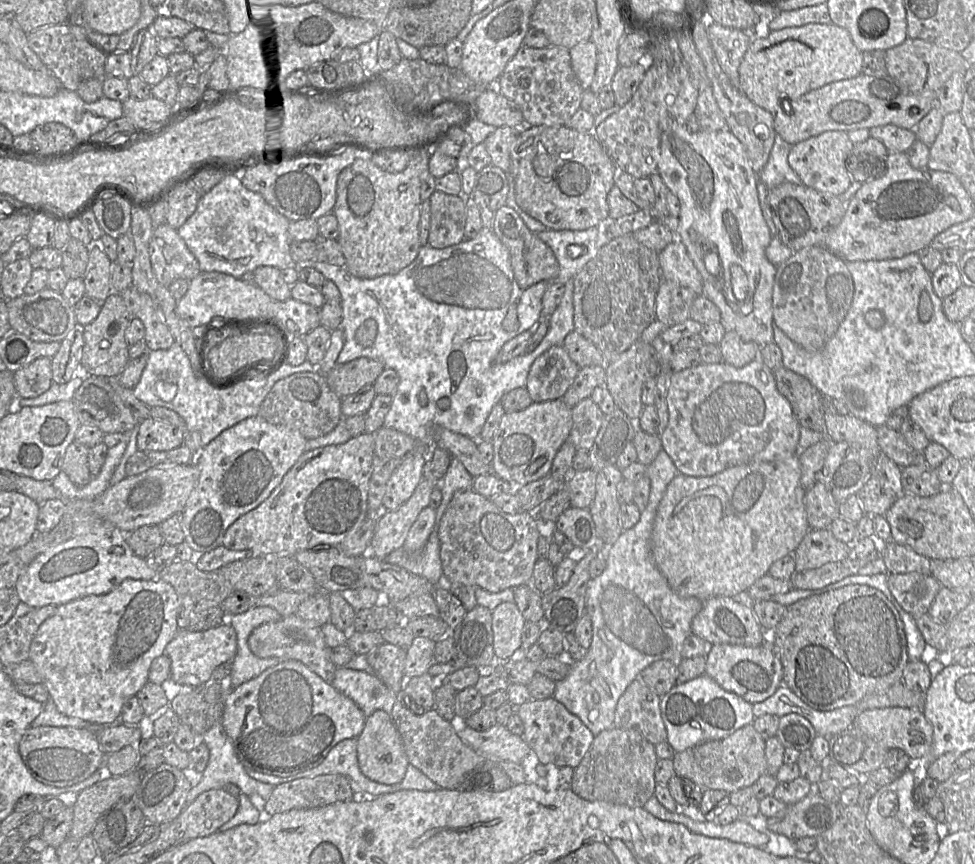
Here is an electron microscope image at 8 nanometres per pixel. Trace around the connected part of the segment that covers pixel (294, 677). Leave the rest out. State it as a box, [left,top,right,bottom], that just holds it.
[222,660,365,777]

